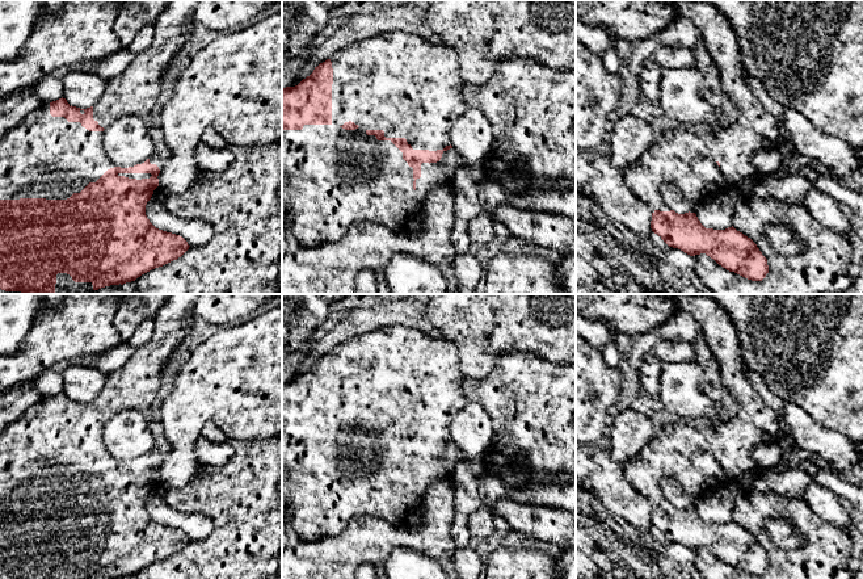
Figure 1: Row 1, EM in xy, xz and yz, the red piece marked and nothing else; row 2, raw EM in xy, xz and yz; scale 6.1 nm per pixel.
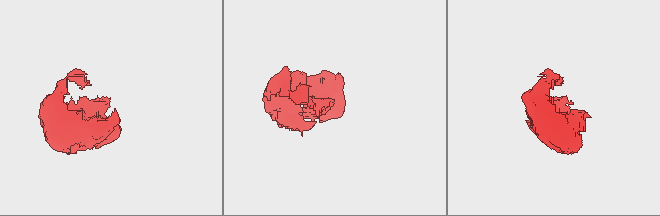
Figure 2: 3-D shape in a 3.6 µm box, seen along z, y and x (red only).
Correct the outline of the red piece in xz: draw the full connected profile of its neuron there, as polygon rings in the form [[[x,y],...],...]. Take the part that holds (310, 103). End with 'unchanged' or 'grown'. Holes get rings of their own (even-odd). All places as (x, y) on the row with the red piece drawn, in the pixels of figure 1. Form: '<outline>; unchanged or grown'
[[[387,32],[354,42],[315,67],[313,72],[295,87],[282,89],[282,202],[287,210],[287,230],[303,247],[315,247],[323,242],[340,240],[358,221],[382,225],[393,232],[408,231],[408,219],[422,211],[428,193],[439,185],[451,184],[464,158],[451,146],[450,129],[467,106],[463,100],[464,81],[460,77],[458,53],[437,41],[425,41],[404,32]]]; grown

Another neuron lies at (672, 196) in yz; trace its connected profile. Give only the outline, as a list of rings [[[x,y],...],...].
[[[674,185],[662,186],[662,200],[678,214],[685,214],[691,210],[689,201],[681,194]]]

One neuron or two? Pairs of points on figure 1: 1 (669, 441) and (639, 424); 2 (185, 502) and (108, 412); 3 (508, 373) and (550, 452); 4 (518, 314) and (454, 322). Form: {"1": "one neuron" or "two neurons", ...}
{"1": "two neurons", "2": "two neurons", "3": "one neuron", "4": "one neuron"}

